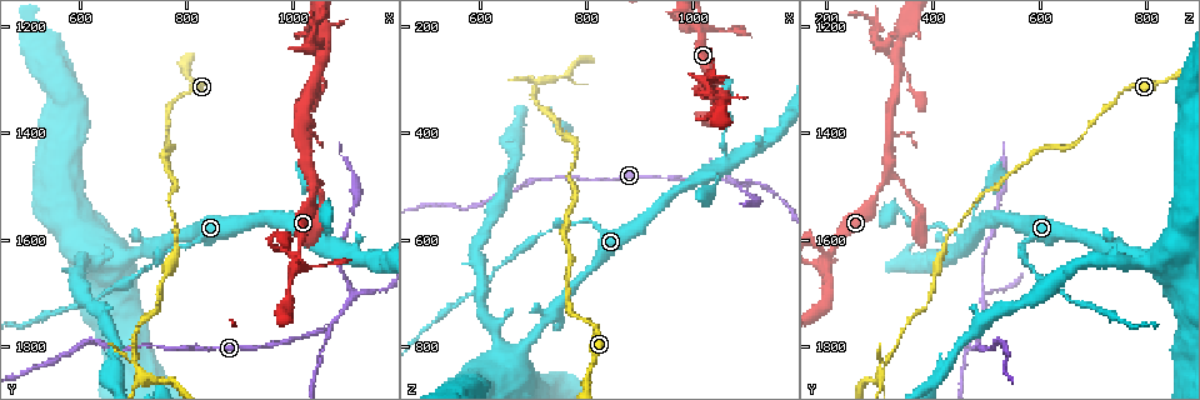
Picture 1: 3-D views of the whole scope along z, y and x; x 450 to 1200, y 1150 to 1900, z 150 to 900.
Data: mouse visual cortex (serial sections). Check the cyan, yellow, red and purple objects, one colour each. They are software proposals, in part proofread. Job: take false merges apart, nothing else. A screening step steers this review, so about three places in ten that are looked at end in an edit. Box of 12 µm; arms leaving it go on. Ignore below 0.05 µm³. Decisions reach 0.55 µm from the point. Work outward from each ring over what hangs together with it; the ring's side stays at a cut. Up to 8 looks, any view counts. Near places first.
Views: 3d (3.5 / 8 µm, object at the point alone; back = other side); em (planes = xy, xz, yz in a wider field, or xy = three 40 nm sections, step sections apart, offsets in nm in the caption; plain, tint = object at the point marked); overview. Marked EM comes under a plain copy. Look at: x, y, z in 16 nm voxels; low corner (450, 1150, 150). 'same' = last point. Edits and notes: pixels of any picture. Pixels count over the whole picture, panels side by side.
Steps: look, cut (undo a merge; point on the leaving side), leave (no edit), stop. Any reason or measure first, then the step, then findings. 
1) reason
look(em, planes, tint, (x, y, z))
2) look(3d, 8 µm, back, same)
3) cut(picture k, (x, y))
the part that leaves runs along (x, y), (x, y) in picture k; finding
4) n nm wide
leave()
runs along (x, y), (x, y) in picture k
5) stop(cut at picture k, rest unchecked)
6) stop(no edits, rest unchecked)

abrupt turn
look(3d, 8 µm, (1010, 1630, 200))

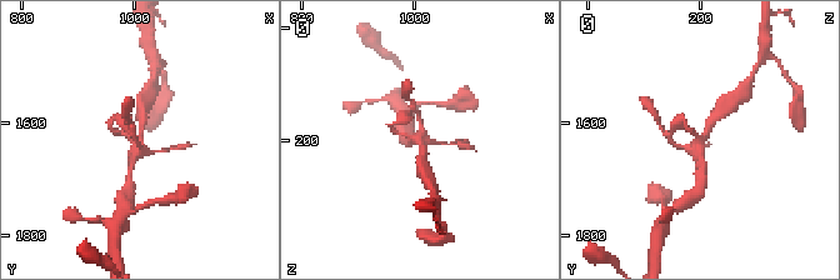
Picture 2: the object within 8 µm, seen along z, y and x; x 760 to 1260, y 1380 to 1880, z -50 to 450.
look(3d, 3.5 µm, (1010, 1630, 200))

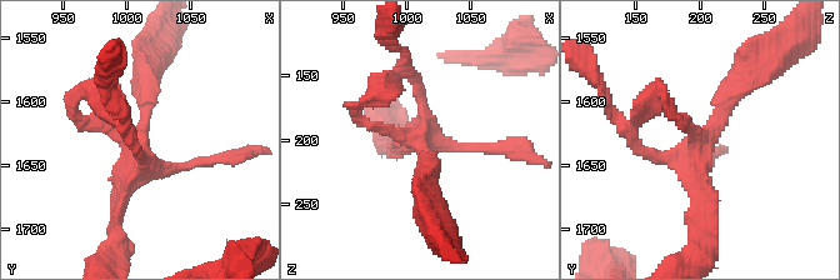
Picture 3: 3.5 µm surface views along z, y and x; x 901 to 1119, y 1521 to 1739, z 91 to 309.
look(em, planes, tint, (1012, 1632, 200))

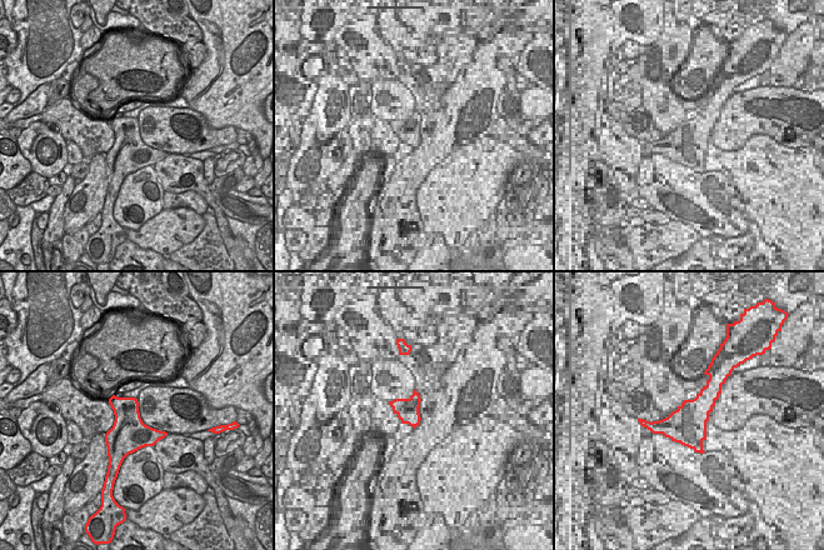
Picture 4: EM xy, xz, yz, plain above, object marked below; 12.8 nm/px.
leave()
all the same cell

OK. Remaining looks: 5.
arms part here
look(3d, 8 µm, (1055, 1540, 375))

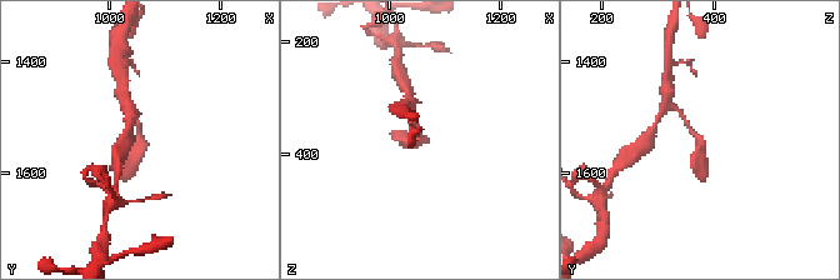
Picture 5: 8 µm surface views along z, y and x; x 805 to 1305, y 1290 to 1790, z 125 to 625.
look(em, xy, step 3, tint, (1055, 1540, 370))

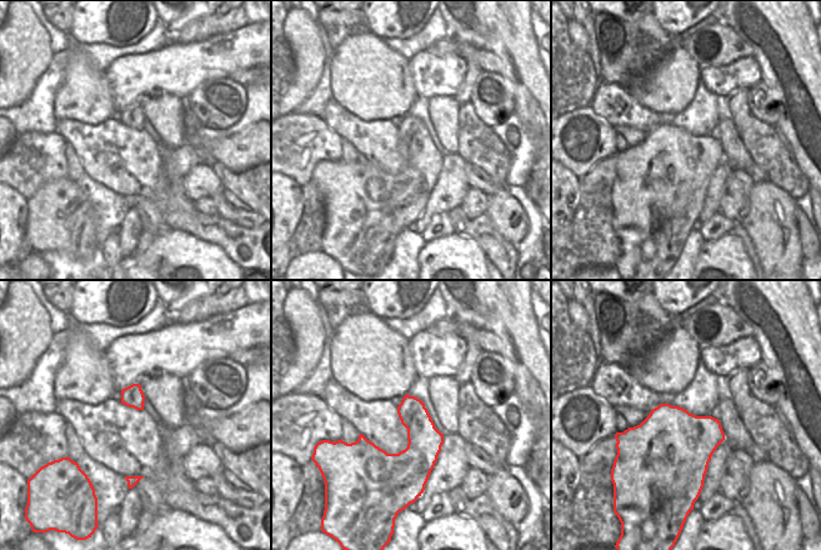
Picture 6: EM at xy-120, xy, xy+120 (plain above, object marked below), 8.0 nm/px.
leave()
runs along (679, 110), (700, 140), (701, 173) in picture 5; one cell here

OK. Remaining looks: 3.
three-way junction
look(3d, 8 µm, (720, 1855, 300))

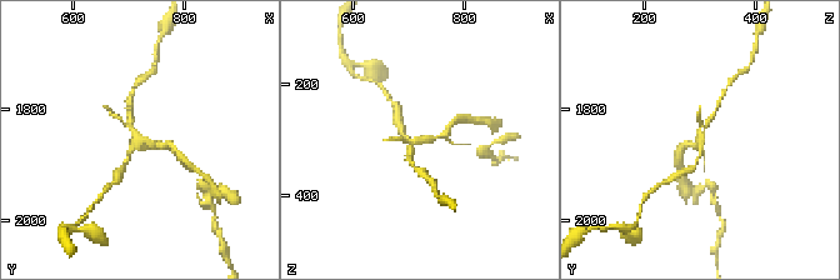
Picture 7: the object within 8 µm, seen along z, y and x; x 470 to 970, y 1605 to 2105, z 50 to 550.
need the tissue
look(em, xy, step 1, tint, (715, 1855, 300))

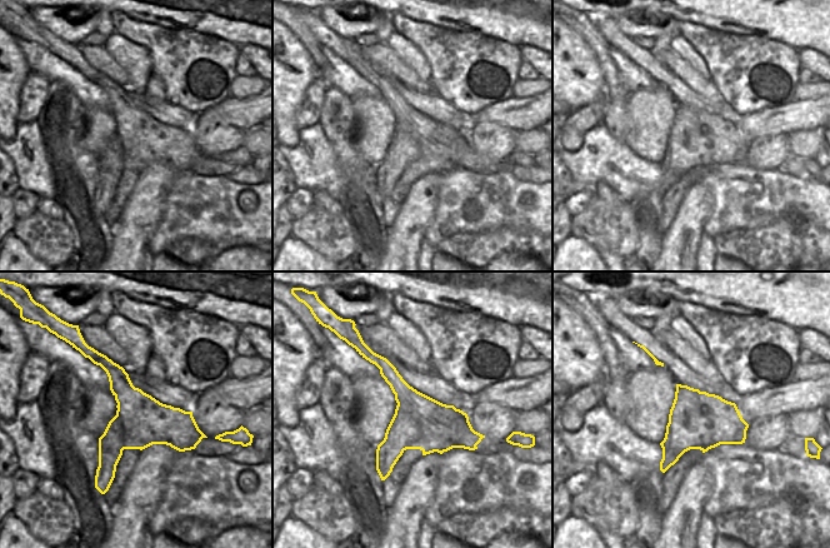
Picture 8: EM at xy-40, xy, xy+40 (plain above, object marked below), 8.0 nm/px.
cut(picture 7, (445, 134))
the part that leaves runs along (420, 140), (443, 135), (460, 119) in picture 7; two cells meet here

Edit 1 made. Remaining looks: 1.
stop(cut at picture 7, rest unchecked)

